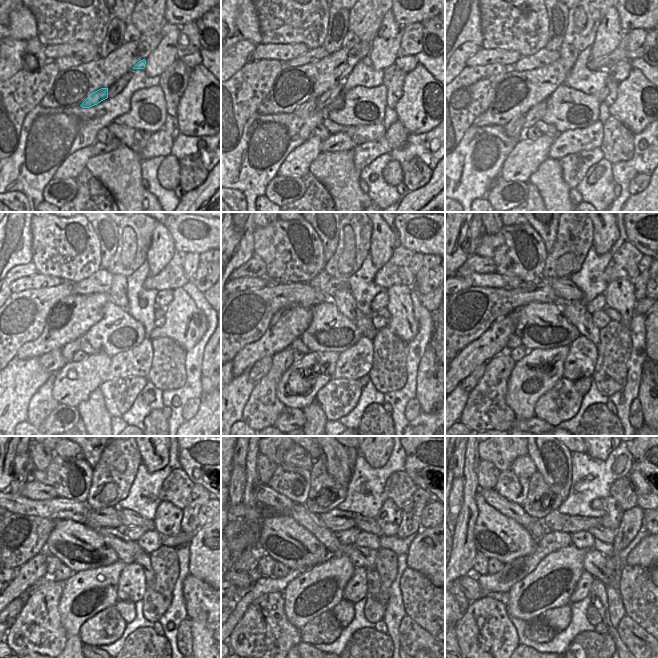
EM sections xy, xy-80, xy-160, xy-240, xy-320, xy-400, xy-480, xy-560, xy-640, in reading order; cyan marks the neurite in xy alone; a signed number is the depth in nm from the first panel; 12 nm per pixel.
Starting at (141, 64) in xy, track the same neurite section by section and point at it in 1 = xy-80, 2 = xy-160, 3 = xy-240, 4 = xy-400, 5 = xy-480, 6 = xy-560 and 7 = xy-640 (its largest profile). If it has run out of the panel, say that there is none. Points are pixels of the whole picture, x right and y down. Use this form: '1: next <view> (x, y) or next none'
1: next xy-80 (367, 61)
2: next xy-160 (619, 54)
3: next xy-240 (172, 276)
4: next xy-400 (624, 263)
5: next xy-480 (176, 488)
6: next xy-560 (399, 487)
7: next xy-640 (622, 490)

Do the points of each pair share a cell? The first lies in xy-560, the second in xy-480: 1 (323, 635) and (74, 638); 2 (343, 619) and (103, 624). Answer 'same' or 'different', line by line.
1: different
2: different

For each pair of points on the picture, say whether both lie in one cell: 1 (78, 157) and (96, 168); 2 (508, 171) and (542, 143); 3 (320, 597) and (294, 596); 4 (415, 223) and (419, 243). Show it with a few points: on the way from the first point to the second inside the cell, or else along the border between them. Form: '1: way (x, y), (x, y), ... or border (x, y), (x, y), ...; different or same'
1: border (92, 156), (84, 166); different
2: way (516, 167), (534, 151); same
3: way (314, 596), (300, 596); same
4: way (415, 228), (419, 233), (419, 238); same

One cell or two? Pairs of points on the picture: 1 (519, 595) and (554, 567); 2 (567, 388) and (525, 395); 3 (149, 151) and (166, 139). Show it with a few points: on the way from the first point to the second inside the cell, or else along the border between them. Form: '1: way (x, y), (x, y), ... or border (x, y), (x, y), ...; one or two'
1: way (526, 587), (534, 580), (545, 575); one
2: border (563, 377), (537, 400), (534, 406), (534, 413); two
3: way (153, 148), (162, 141); one

